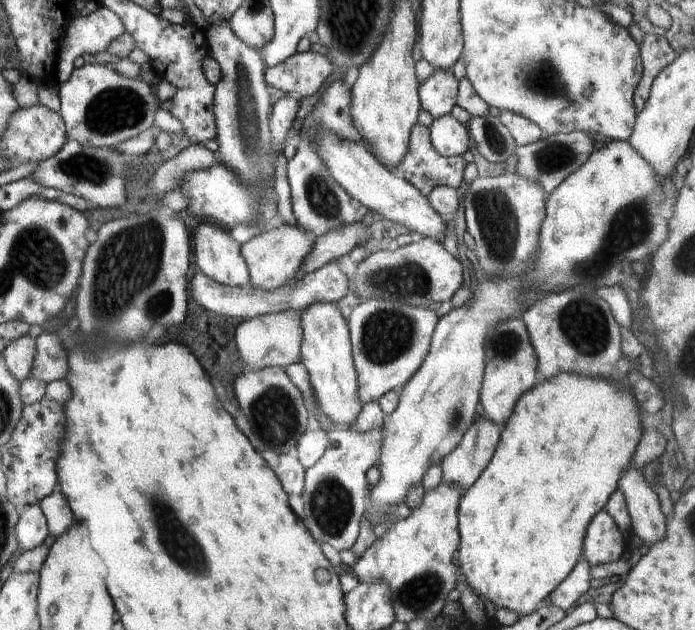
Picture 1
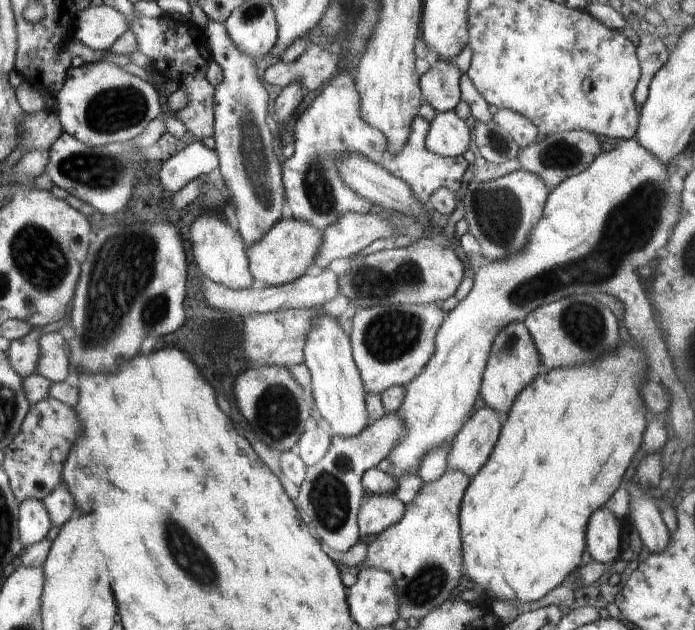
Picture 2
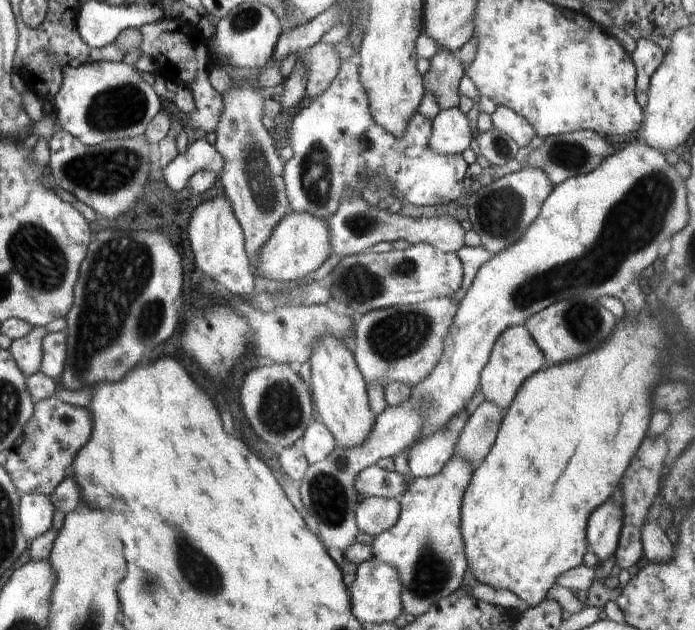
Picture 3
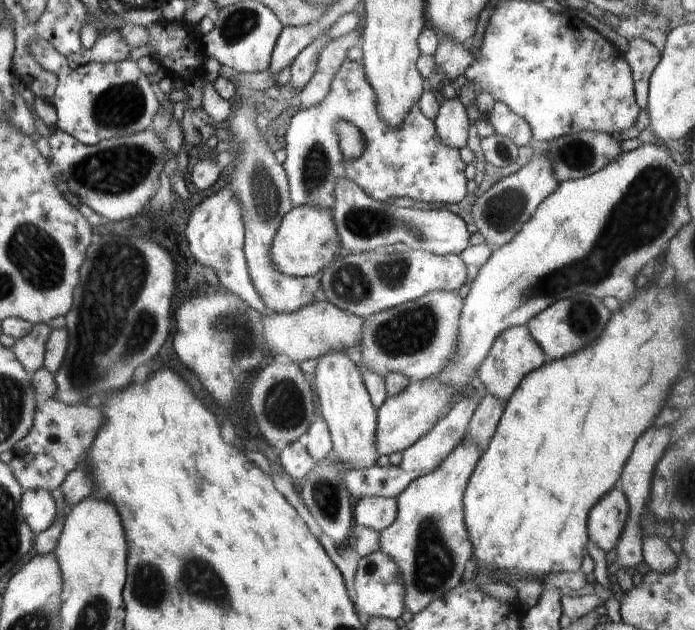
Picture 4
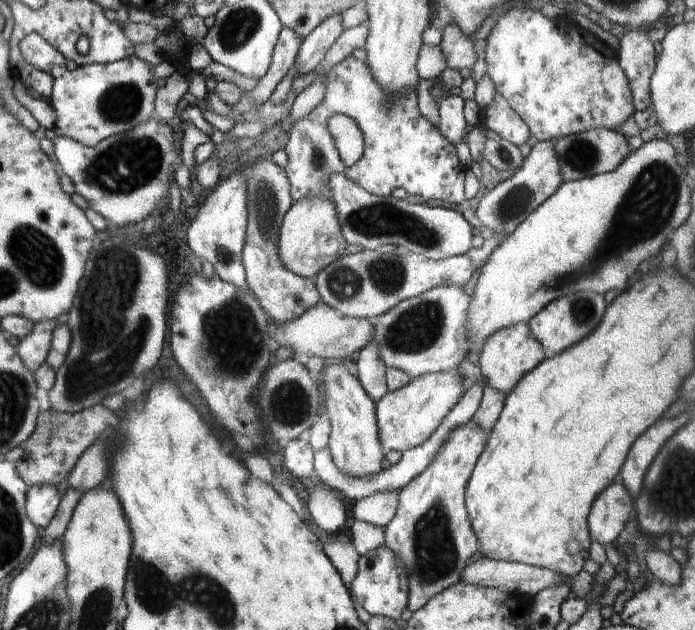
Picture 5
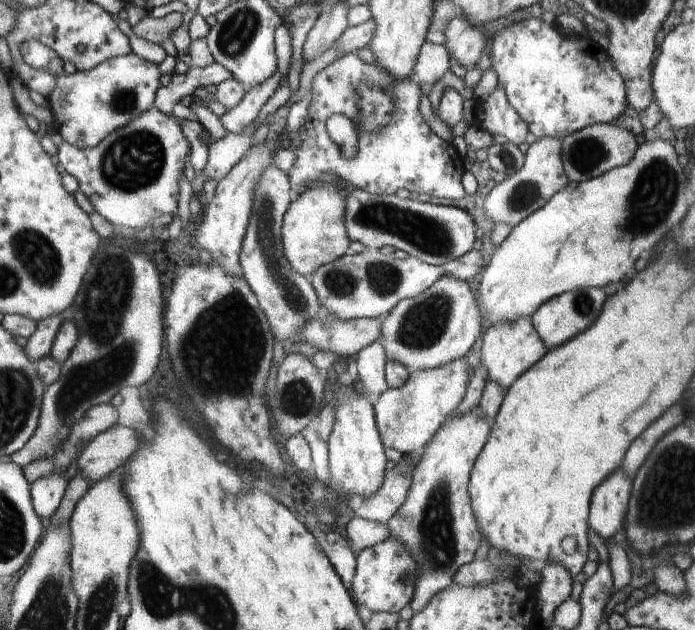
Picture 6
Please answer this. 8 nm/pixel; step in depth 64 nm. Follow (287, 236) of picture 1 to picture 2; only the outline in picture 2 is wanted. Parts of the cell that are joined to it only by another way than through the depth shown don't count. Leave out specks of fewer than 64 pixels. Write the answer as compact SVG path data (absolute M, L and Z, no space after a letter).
M286 214L281 218L259 241L246 247L249 260L249 269L254 280L262 280L268 286L275 287L295 281L304 276L310 266L314 266L321 244L323 243L323 231L320 232L313 224L304 219L295 219Z

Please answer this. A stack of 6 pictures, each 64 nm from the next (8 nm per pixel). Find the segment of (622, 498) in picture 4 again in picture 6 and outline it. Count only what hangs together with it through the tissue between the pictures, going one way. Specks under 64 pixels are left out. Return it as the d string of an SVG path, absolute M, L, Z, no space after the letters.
M616 468L616 472L596 486L590 500L588 523L602 540L609 540L623 530L632 486L633 482L621 468Z

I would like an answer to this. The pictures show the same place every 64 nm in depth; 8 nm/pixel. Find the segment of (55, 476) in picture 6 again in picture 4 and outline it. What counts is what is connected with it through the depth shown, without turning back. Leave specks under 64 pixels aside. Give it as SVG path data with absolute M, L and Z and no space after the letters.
M28 489L21 496L21 511L24 520L34 534L46 530L57 517L56 503L44 489Z

